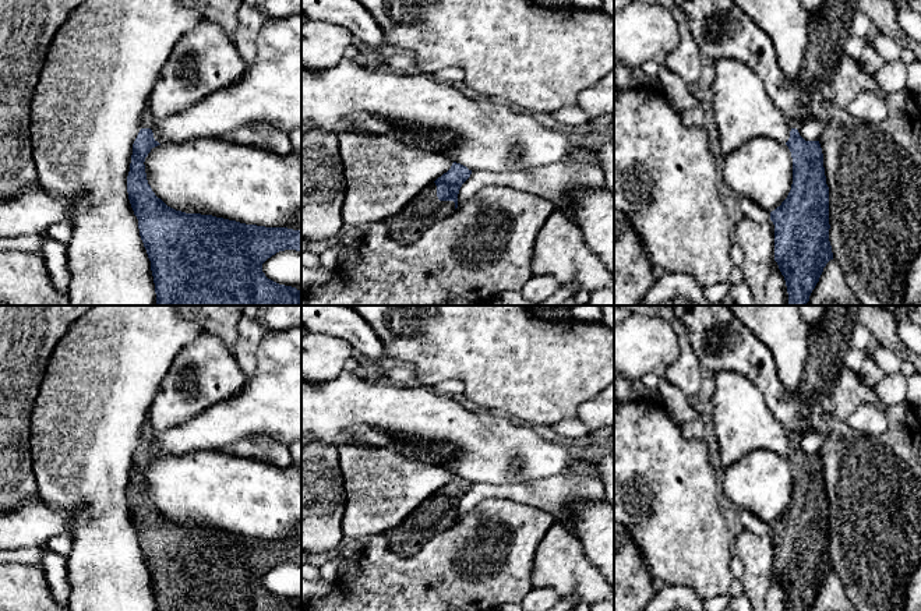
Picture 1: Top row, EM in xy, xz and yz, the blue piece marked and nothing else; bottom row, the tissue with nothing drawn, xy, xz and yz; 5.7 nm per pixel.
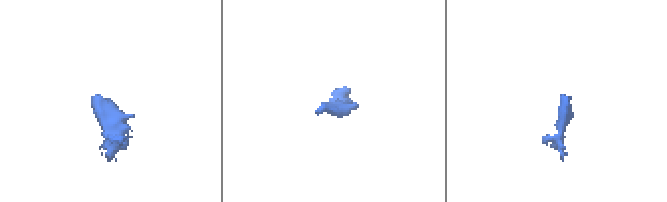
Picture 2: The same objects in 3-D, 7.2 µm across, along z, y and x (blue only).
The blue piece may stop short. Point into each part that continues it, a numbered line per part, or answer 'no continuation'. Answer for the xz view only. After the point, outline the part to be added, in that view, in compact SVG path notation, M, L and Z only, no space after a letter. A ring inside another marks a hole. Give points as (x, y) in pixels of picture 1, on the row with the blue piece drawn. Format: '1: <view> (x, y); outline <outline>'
1: xz (426, 209); outline M431 183L400 212L385 220L389 234L402 244L414 243L427 229L455 211L454 201L440 201Z

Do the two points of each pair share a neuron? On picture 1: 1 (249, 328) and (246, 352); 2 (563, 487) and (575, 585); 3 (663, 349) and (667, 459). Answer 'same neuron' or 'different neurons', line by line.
1: same neuron
2: different neurons
3: different neurons

